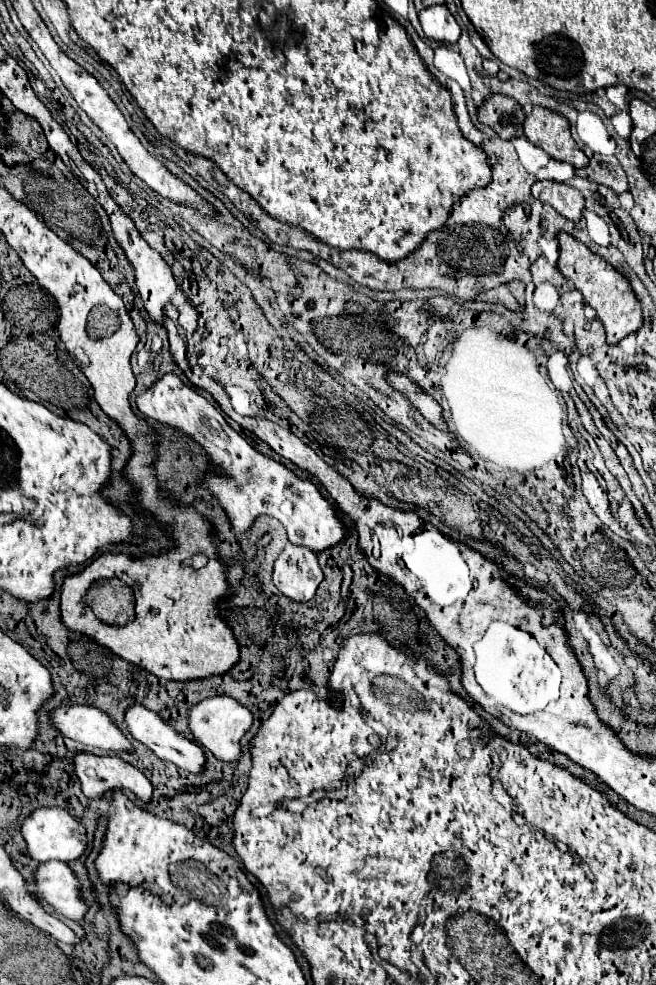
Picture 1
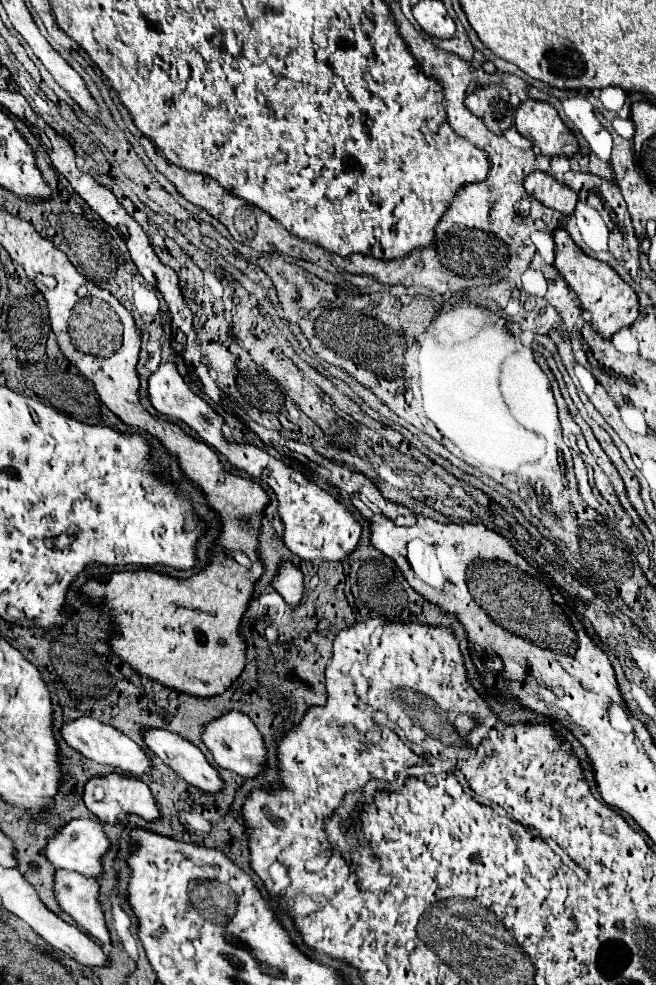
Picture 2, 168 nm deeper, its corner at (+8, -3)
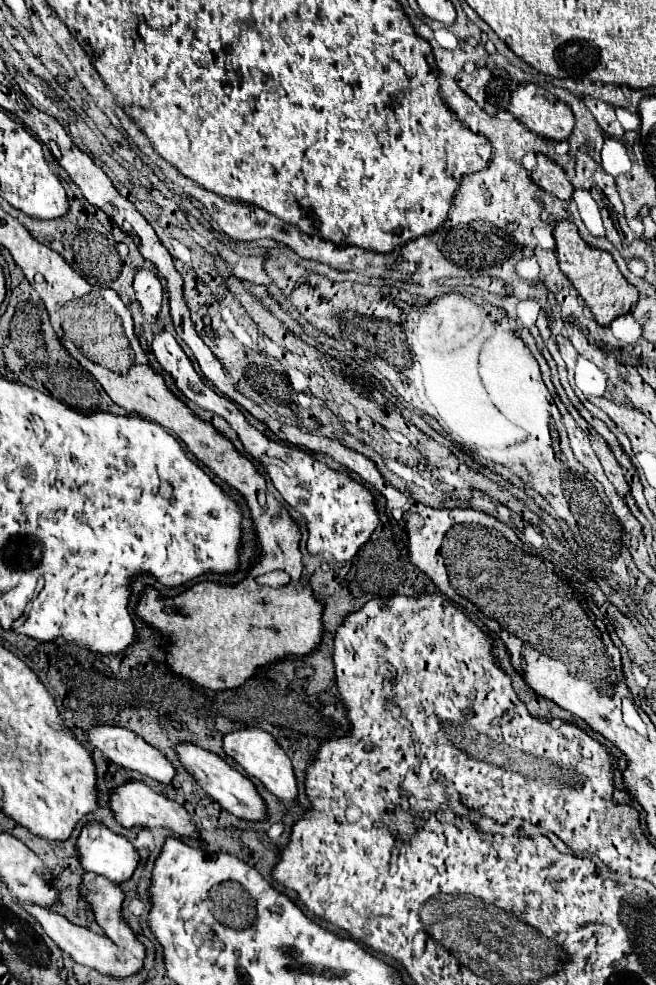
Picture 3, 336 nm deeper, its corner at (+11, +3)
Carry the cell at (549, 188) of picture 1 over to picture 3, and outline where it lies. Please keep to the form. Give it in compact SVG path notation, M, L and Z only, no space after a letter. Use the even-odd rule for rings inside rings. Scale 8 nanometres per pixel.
M536 154L536 166L532 170L532 180L536 186L542 190L554 194L560 200L570 200L572 198L572 184L566 178L566 172L560 164L550 160L546 154Z

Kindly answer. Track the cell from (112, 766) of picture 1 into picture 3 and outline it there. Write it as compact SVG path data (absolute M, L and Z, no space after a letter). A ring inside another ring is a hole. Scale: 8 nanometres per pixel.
M128 782L120 788L116 788L116 792L112 794L112 810L114 810L116 820L124 828L144 828L144 830L170 828L182 838L200 838L200 832L198 832L196 824L190 820L190 814L186 812L186 808L182 804L166 798L162 792L152 790L144 782Z

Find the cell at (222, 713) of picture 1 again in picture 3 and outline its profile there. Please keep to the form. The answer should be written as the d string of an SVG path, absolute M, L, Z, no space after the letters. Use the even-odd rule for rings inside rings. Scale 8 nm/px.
M260 728L254 730L236 730L224 736L224 752L232 756L250 778L260 780L278 800L282 802L296 802L298 800L298 786L296 776L292 770L292 762L288 754L278 746L276 738Z

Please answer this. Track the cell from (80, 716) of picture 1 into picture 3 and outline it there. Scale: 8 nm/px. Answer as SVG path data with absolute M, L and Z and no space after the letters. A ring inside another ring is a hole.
M96 726L88 732L88 740L94 748L100 748L112 762L124 766L126 770L136 770L160 784L170 784L176 776L176 768L174 764L154 746L150 746L144 738L140 738L138 734L134 734L132 730L120 728L120 726Z

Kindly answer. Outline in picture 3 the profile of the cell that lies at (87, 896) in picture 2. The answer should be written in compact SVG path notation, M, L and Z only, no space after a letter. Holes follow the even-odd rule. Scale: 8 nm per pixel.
M86 872L84 882L82 882L82 896L90 904L96 922L102 926L104 934L116 942L120 948L132 952L136 958L144 960L146 948L144 944L136 938L132 928L128 926L124 914L122 914L122 902L124 902L124 892L116 882L110 882L108 878Z

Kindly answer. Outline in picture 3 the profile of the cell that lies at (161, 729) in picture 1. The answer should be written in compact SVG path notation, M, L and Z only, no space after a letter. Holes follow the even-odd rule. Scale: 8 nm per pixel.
M178 744L176 752L180 756L180 762L184 764L184 768L194 776L194 780L230 814L242 818L242 820L250 820L250 822L264 822L266 818L270 818L268 808L264 798L260 796L260 792L256 790L256 786L252 784L250 778L246 778L244 774L240 774L238 770L234 770L226 760L222 760L218 754L212 754L204 748L198 748L194 744Z

